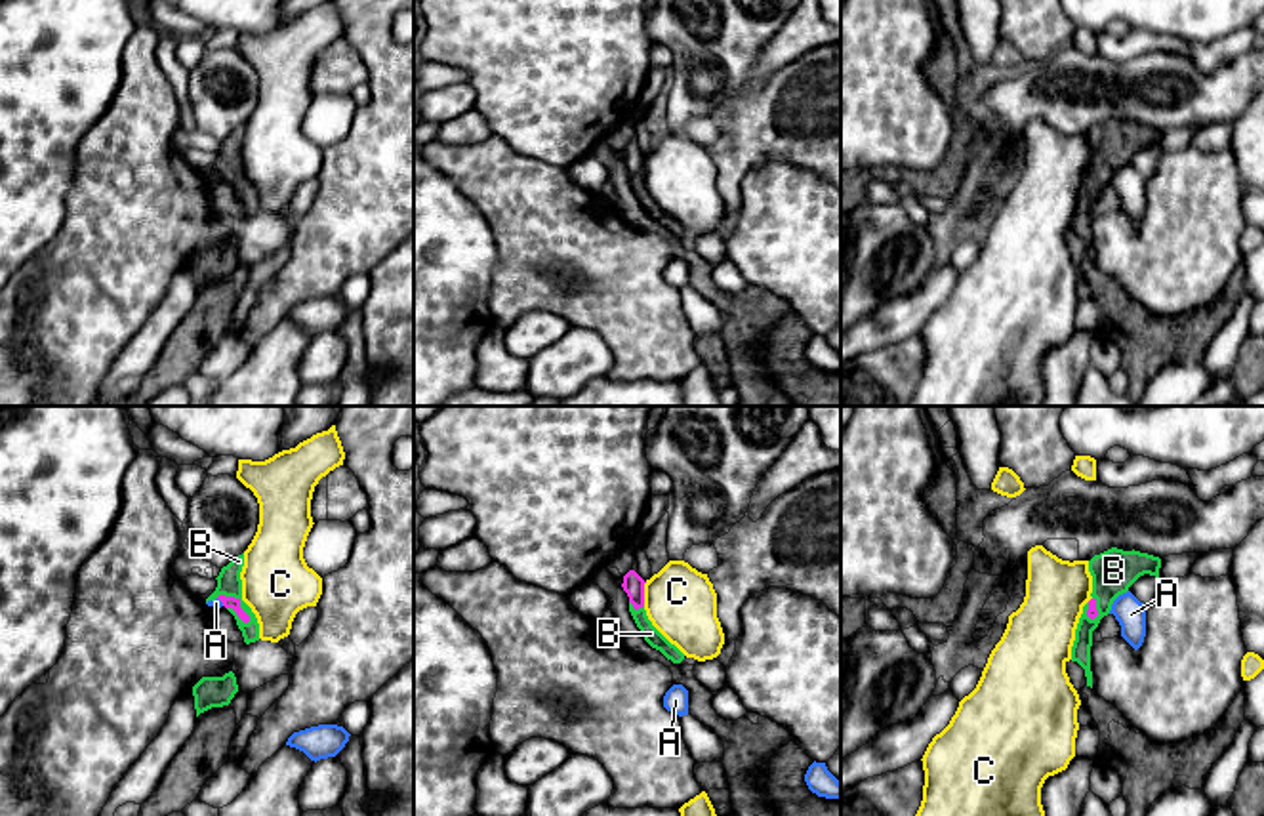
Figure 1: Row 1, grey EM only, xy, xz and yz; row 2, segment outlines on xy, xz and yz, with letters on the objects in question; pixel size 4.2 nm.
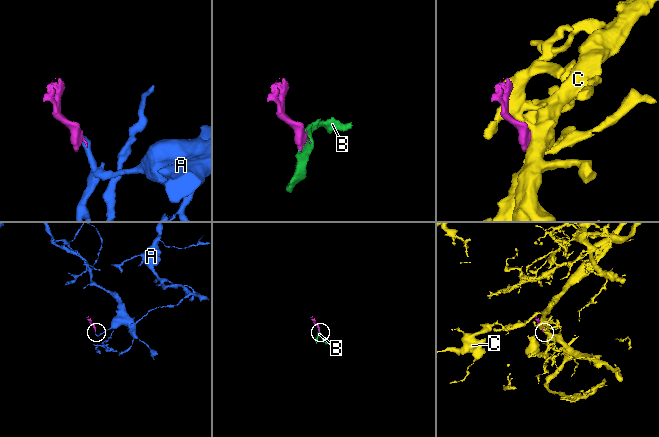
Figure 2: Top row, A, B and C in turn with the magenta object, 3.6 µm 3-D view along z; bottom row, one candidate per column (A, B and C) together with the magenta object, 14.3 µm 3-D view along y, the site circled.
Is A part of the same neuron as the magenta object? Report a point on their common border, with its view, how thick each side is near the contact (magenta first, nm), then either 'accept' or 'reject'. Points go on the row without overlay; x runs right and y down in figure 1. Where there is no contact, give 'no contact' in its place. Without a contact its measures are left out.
meets magenta in xy at (220, 172); 50 nm thick on the magenta side, 40 nm on the other; reject

